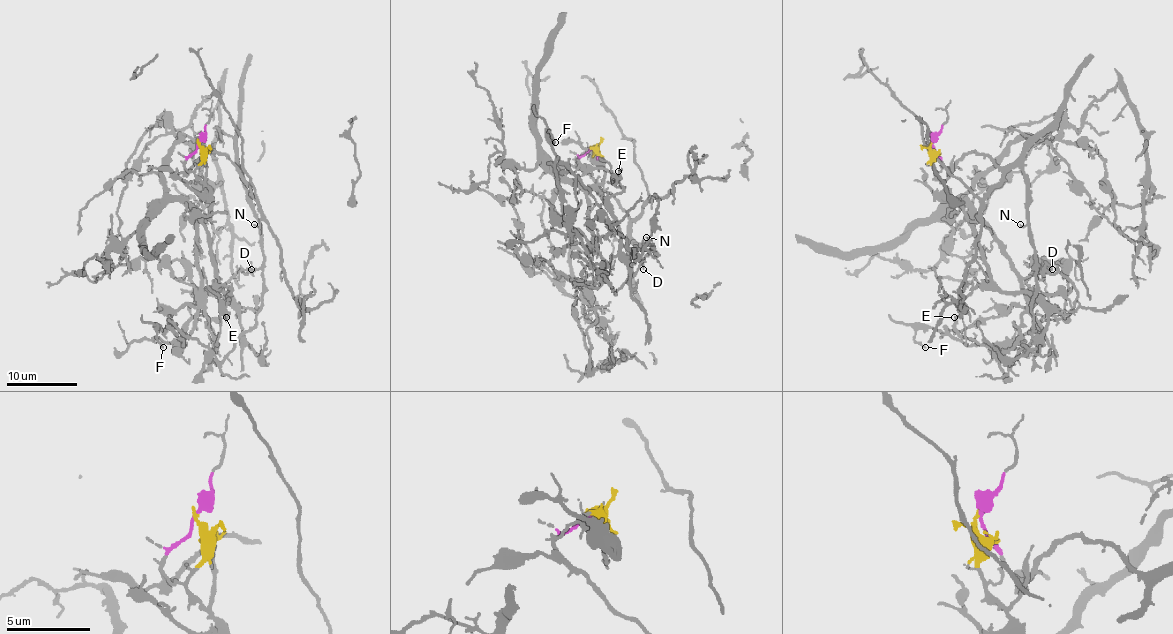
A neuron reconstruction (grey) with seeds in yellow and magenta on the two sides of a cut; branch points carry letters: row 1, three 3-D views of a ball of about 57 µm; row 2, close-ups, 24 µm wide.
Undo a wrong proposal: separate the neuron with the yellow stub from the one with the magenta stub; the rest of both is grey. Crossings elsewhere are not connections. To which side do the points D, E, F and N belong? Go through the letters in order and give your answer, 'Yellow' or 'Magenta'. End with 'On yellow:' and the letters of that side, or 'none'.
D: Magenta
E: Yellow
F: Yellow
N: Magenta
On yellow: E, F

